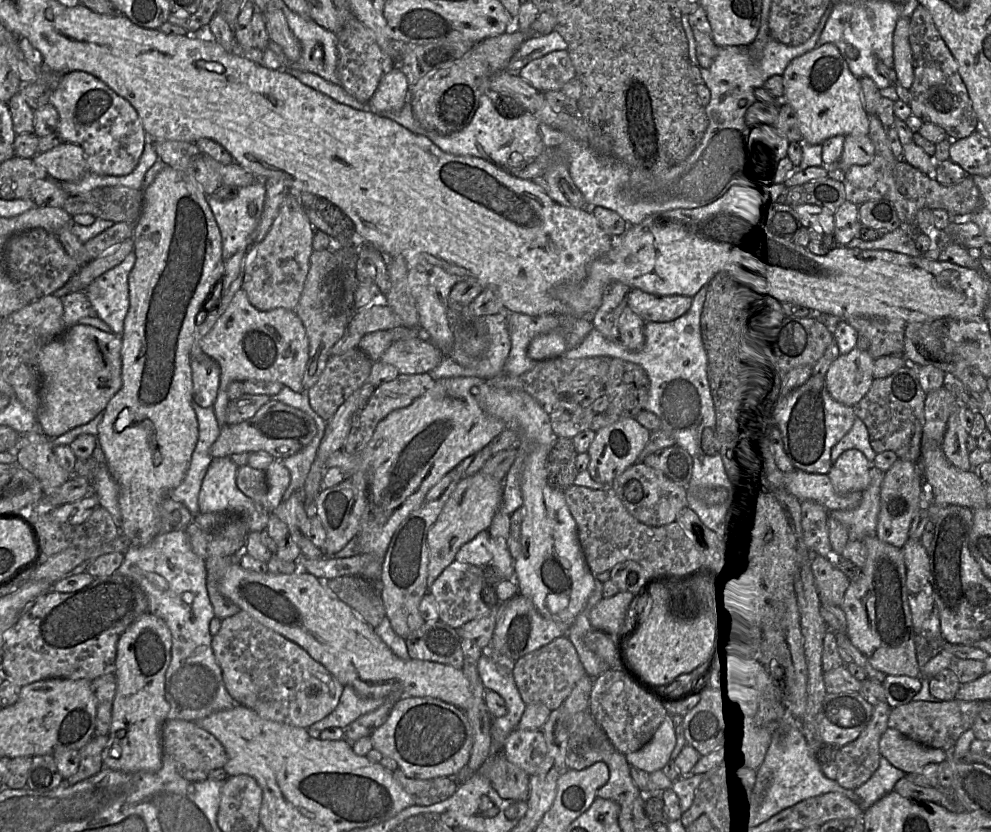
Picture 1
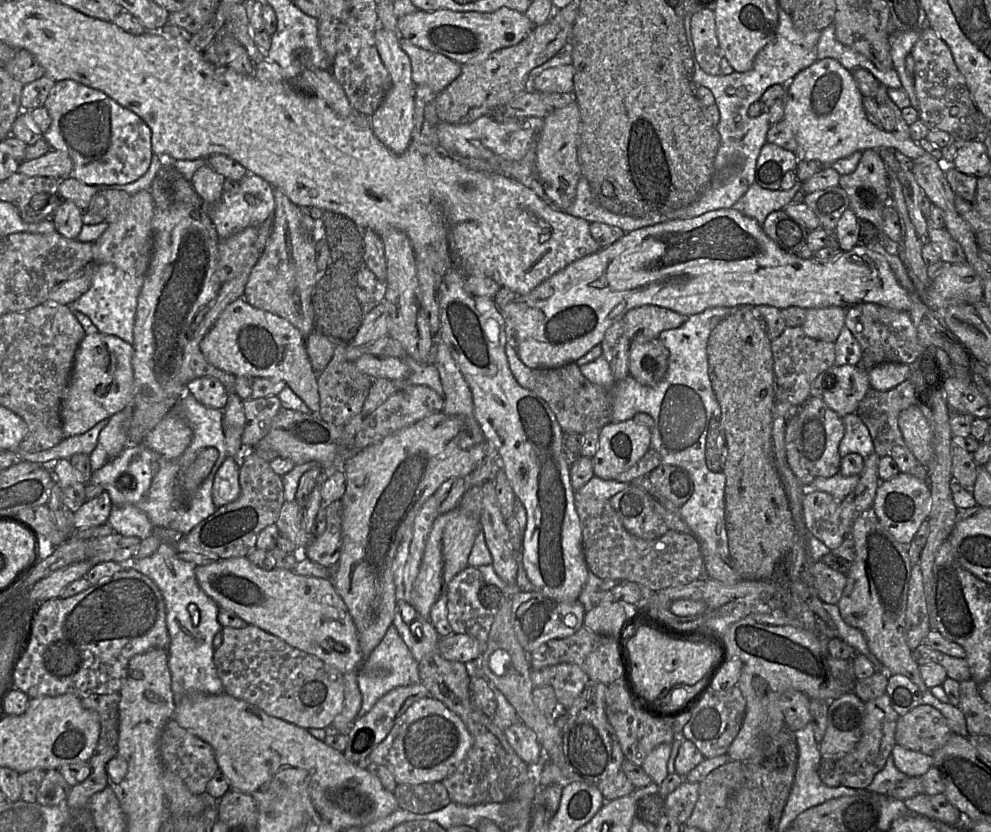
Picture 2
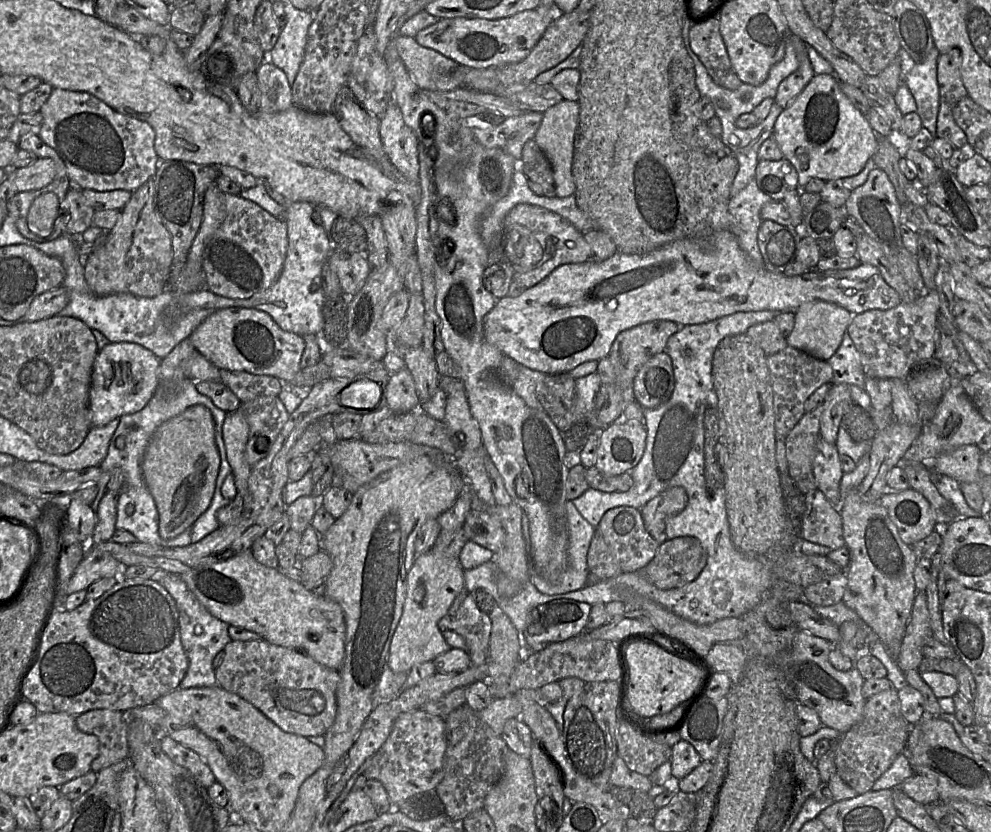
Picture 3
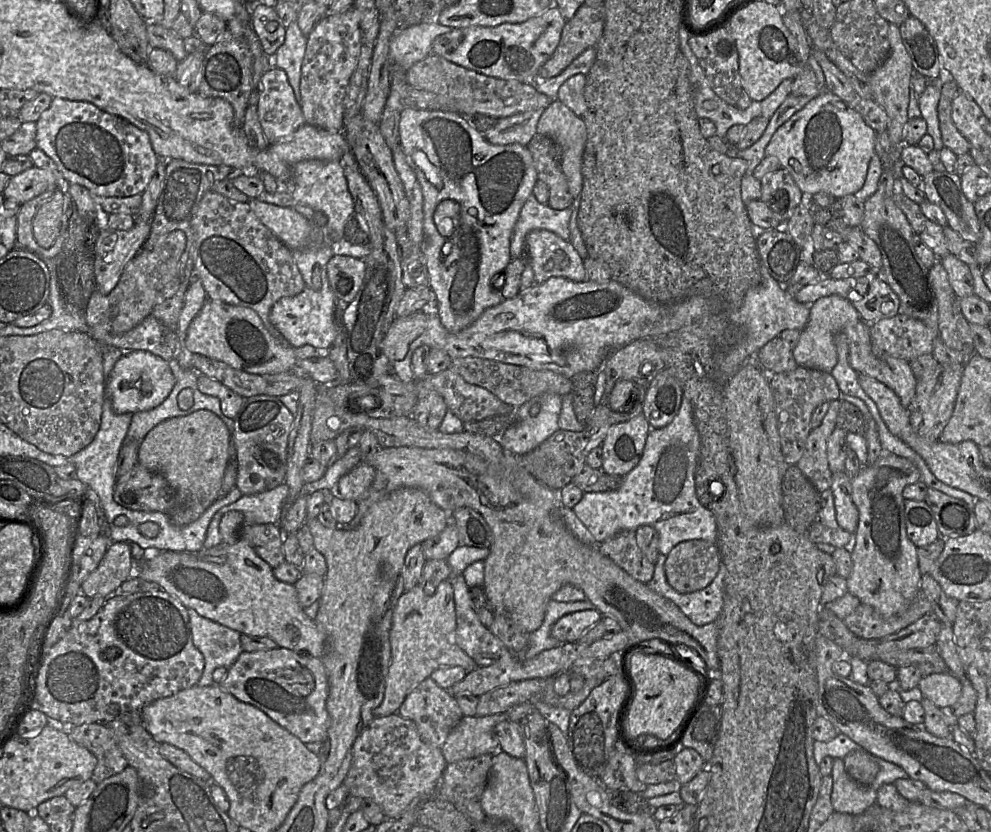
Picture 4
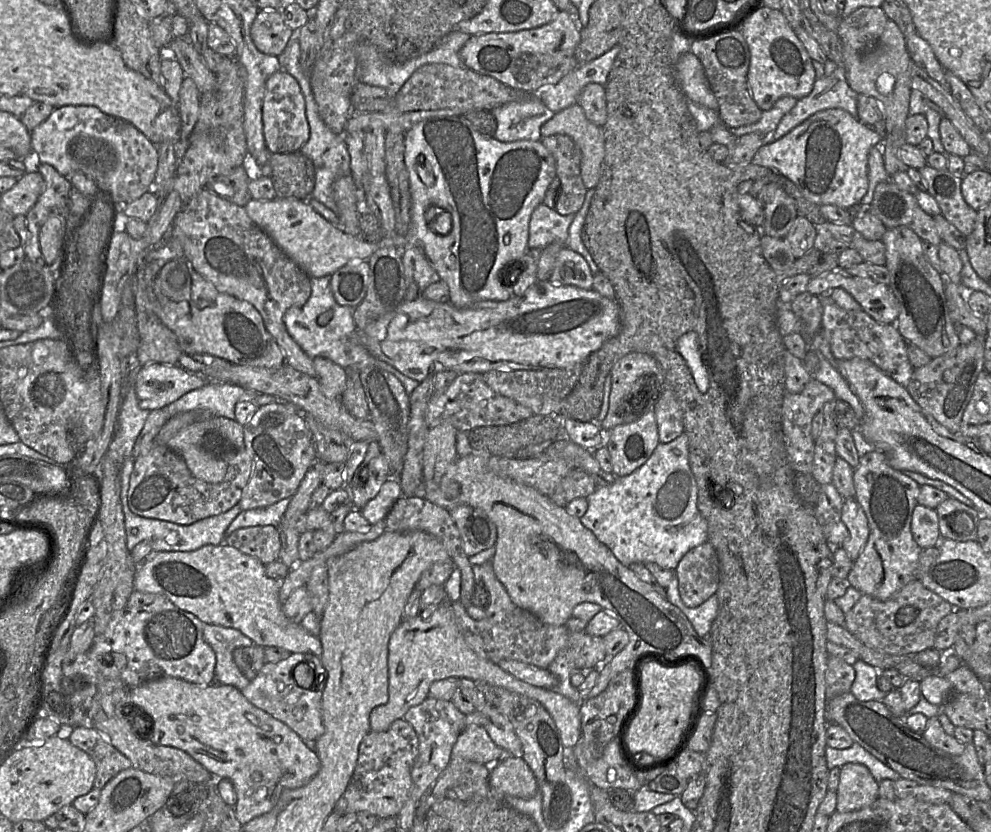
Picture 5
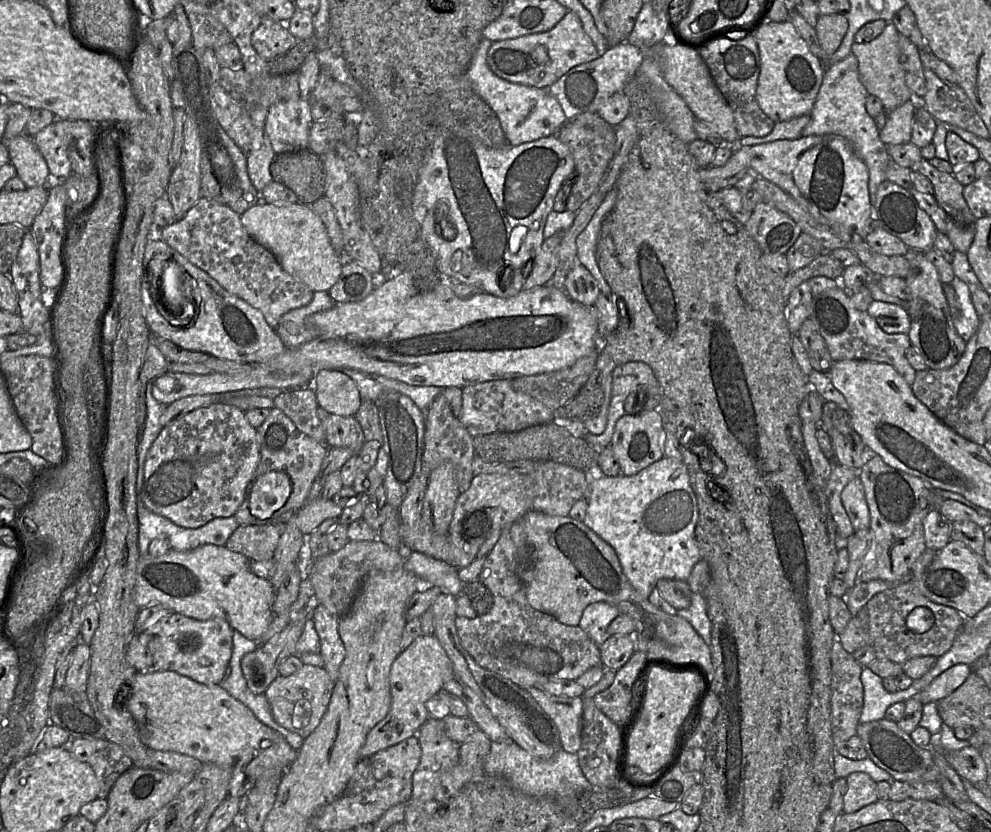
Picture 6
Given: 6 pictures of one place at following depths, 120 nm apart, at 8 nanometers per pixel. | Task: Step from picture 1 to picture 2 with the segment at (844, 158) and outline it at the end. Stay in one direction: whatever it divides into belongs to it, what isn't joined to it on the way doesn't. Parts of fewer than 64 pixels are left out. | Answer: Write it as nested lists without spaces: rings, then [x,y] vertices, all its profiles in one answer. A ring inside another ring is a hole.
[[[875,149],[862,151],[856,169],[840,176],[839,186],[849,198],[849,208],[862,220],[871,222],[881,233],[882,210],[890,205],[887,166]]]

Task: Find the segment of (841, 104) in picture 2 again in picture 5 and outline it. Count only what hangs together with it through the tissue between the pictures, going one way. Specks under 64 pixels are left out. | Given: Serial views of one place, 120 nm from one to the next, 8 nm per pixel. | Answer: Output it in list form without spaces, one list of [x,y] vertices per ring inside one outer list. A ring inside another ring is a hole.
[[[831,108],[814,113],[784,136],[759,147],[751,163],[784,176],[817,206],[831,204],[846,209],[859,204],[866,194],[869,150],[882,146],[882,141],[848,112]]]

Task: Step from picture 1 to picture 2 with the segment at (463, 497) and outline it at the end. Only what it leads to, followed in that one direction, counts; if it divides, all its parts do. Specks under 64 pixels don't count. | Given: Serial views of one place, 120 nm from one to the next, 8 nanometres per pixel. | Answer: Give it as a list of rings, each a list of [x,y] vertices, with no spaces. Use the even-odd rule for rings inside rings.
[[[458,507],[435,519],[412,590],[414,608],[425,620],[429,621],[432,605],[445,594],[449,582],[469,565],[468,556],[480,530],[480,519],[467,515]]]

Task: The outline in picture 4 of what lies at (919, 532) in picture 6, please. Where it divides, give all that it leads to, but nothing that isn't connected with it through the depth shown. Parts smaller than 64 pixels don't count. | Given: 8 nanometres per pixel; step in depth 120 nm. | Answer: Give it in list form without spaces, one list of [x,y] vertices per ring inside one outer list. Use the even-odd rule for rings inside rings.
[[[883,451],[875,463],[863,465],[859,473],[852,477],[852,500],[859,511],[859,523],[850,545],[853,568],[846,578],[848,592],[858,597],[861,603],[872,606],[885,618],[902,614],[921,589],[918,547],[907,535],[903,496],[904,488],[917,481],[920,481],[920,472],[915,464],[889,451]]]

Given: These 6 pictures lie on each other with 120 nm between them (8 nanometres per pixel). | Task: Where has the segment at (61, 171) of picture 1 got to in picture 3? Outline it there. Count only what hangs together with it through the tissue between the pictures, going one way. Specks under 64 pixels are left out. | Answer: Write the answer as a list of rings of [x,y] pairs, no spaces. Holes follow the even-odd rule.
[[[38,158],[32,165],[13,170],[12,179],[17,192],[39,190],[56,176],[55,163],[50,158]]]

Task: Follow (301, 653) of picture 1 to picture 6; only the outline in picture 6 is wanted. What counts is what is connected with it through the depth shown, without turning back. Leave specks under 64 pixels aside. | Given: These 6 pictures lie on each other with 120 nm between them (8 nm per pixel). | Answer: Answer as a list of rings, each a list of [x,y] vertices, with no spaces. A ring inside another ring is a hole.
[[[304,664],[289,676],[278,675],[264,695],[274,720],[285,729],[307,738],[317,728],[327,710],[333,686],[334,682],[324,667]]]

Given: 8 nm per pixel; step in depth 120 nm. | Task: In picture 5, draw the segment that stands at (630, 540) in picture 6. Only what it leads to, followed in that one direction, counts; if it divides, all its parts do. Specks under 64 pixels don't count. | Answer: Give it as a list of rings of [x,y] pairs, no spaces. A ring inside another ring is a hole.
[[[683,432],[680,436],[669,443],[659,443],[649,459],[638,469],[623,477],[616,477],[616,480],[607,486],[600,486],[590,494],[587,498],[587,510],[585,514],[580,518],[580,522],[585,526],[595,538],[602,544],[607,546],[618,561],[628,567],[632,563],[648,563],[653,562],[659,566],[674,570],[681,558],[692,548],[699,546],[708,541],[707,522],[700,514],[697,508],[697,487],[693,473],[689,466],[689,450],[688,450],[688,437]]]

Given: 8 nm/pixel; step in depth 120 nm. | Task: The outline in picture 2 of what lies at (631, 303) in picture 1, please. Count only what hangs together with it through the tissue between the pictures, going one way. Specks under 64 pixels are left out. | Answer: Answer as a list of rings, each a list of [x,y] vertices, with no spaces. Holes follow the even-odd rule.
[[[641,306],[623,317],[625,334],[630,342],[645,343],[657,339],[663,331],[681,327],[687,316],[657,306]]]

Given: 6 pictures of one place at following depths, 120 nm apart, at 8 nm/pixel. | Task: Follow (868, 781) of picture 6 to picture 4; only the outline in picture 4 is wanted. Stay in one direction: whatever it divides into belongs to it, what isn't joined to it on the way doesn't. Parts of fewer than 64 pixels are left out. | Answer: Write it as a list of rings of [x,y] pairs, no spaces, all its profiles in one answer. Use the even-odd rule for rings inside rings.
[[[834,758],[831,775],[833,787],[830,800],[835,812],[860,815],[876,805],[877,791],[853,780],[845,771],[843,759]]]

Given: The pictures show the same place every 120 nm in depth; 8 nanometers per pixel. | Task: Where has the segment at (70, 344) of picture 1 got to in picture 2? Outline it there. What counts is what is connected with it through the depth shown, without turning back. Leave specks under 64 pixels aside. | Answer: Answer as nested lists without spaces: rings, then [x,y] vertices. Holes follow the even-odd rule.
[[[100,332],[86,334],[75,354],[70,380],[61,400],[60,417],[65,438],[83,434],[100,421],[110,418],[131,406],[134,383],[133,351],[131,344],[117,336]]]

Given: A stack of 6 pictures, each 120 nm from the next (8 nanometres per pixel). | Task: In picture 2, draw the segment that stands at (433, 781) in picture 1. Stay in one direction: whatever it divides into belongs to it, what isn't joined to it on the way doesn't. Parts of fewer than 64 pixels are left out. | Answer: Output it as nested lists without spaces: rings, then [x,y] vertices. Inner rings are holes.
[[[443,782],[397,784],[393,793],[398,801],[399,809],[416,814],[441,810],[451,802]]]

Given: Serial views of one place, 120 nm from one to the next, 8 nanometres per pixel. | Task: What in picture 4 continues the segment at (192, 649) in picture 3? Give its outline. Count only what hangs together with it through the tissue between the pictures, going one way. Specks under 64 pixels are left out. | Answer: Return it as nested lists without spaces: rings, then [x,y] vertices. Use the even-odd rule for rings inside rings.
[[[188,609],[194,646],[202,653],[205,664],[198,686],[215,685],[213,672],[218,667],[230,668],[244,651],[241,633],[214,622]]]

